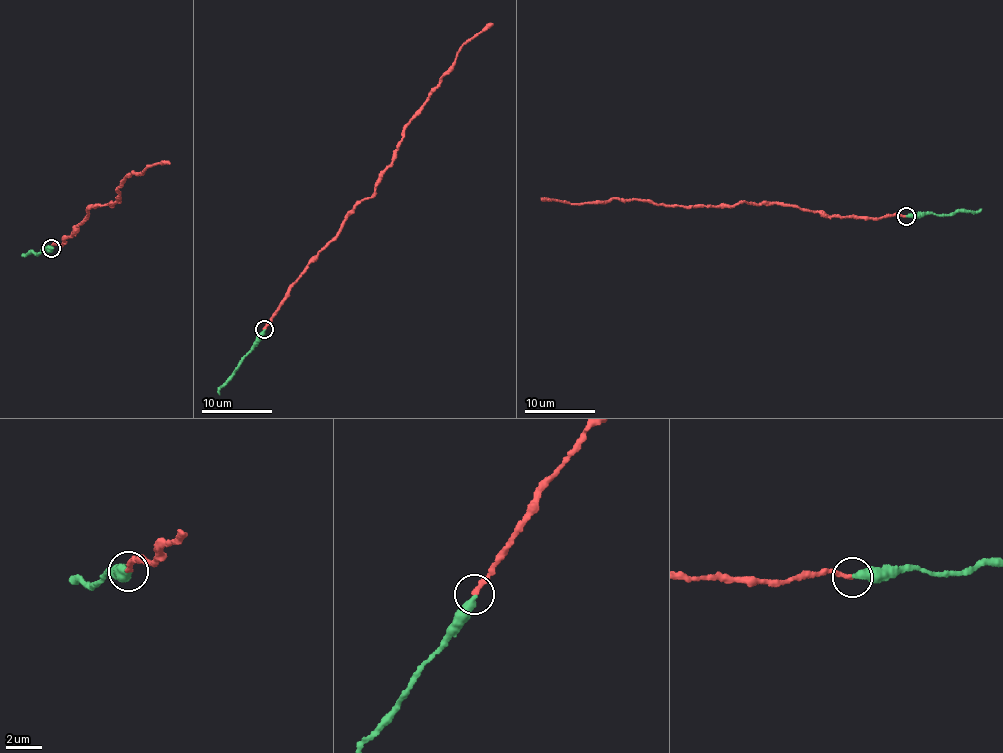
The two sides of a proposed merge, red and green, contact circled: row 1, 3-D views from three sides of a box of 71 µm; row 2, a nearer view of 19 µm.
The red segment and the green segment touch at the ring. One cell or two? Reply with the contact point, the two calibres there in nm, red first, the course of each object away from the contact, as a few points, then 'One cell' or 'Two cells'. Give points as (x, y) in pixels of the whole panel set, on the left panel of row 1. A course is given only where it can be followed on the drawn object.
Place: (51, 248). Thickness 280 nm (red) against 380 nm. Course of red: (51, 248), (75, 231), (86, 210), (118, 200), (116, 190), (133, 171), (169, 163). Course of green: (52, 249), (47, 252), (43, 249), (37, 255), (32, 251), (24, 254). One cell

